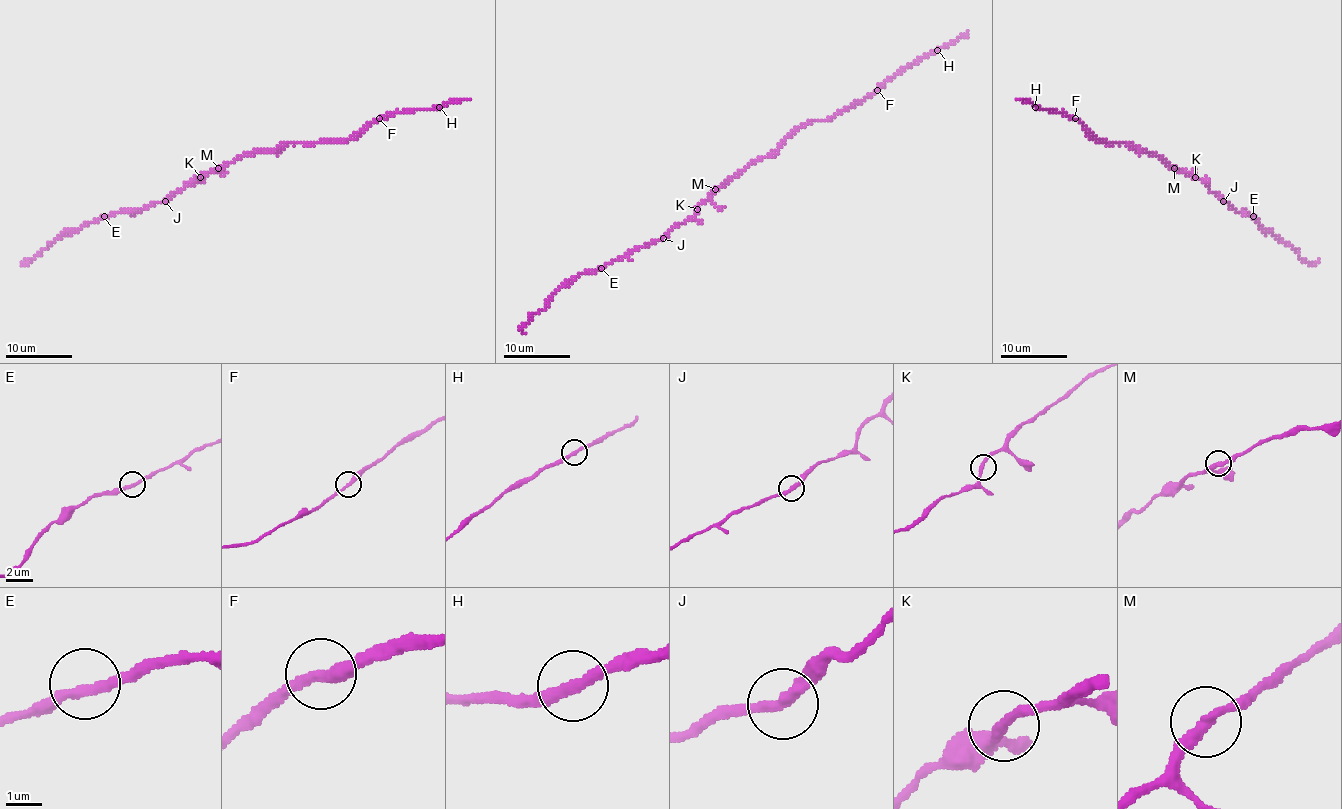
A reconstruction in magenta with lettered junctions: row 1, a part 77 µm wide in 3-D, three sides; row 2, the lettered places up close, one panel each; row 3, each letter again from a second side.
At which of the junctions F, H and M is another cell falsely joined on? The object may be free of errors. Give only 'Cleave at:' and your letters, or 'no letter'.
Cleave at: no letter

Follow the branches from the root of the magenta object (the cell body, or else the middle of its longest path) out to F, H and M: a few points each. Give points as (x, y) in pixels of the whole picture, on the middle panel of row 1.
F: (732, 178), (752, 163), (771, 156), (807, 123), (830, 120), (877, 90)
H: (732, 178), (752, 163), (771, 156), (807, 123), (830, 120), (860, 103), (902, 70), (937, 50)
M: (732, 178), (716, 189)

